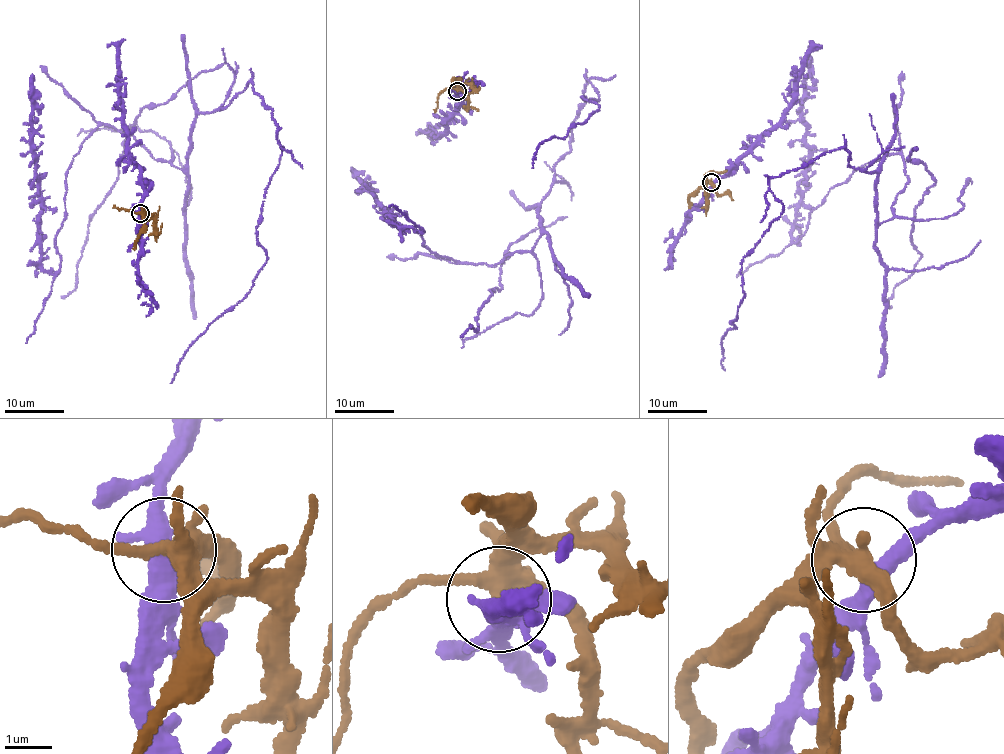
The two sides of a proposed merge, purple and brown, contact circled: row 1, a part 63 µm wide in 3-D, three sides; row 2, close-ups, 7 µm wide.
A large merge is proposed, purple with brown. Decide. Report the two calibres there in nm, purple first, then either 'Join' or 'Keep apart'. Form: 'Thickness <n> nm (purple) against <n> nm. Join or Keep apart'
Thickness 320 nm (purple) against 300 nm. Keep apart

